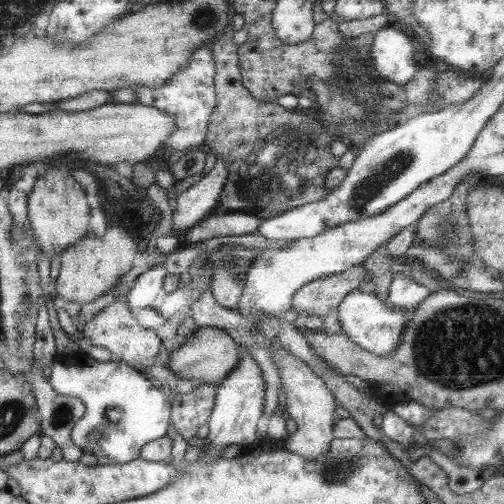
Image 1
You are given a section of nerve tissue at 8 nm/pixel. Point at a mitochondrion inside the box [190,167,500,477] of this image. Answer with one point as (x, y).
(448, 228)

